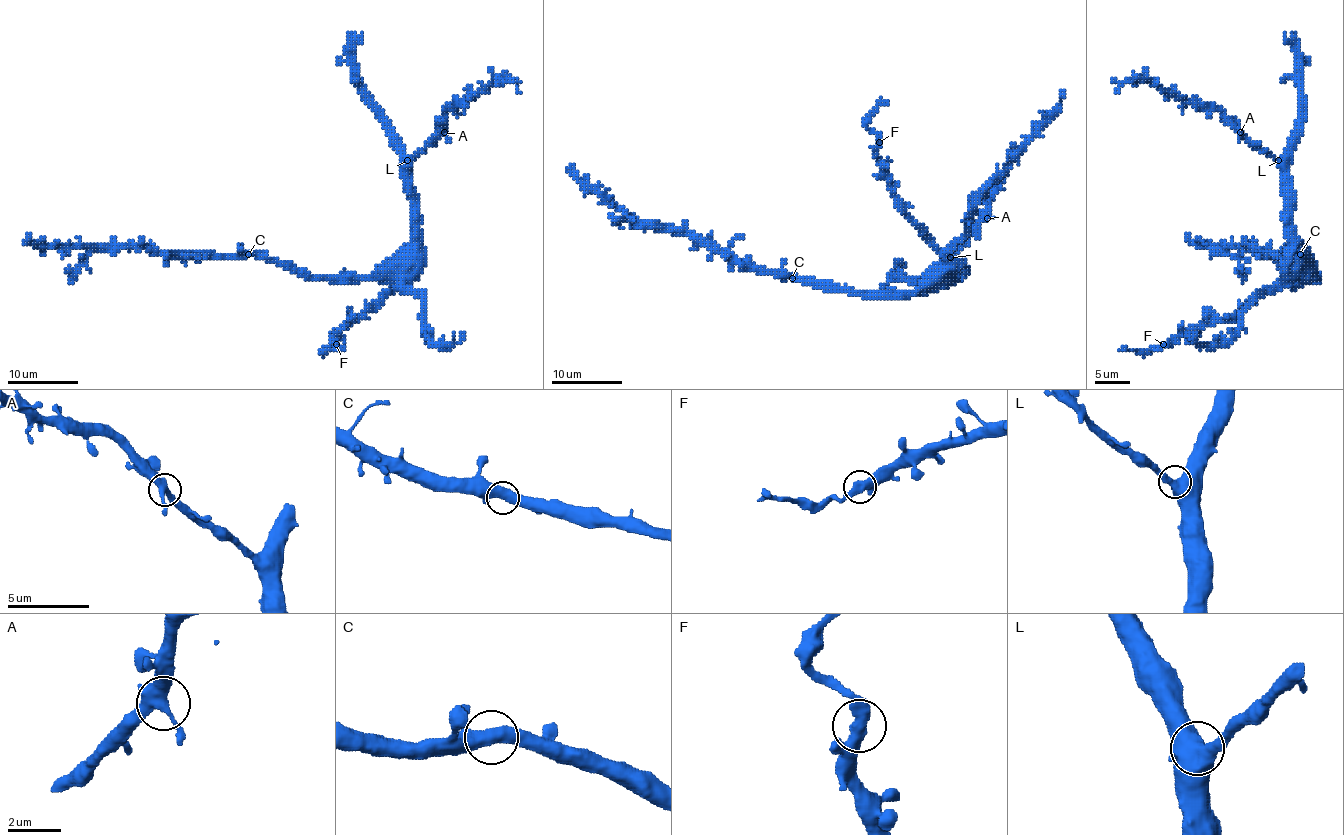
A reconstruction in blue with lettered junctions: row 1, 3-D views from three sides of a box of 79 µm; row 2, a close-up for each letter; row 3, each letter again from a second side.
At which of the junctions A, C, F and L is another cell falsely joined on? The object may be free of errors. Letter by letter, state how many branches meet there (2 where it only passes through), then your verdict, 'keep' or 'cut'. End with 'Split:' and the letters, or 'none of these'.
A: 3 branches meet; keep
C: 3 branches meet; keep
F: 3 branches meet; cut
L: 3 branches meet; keep
Split: F

